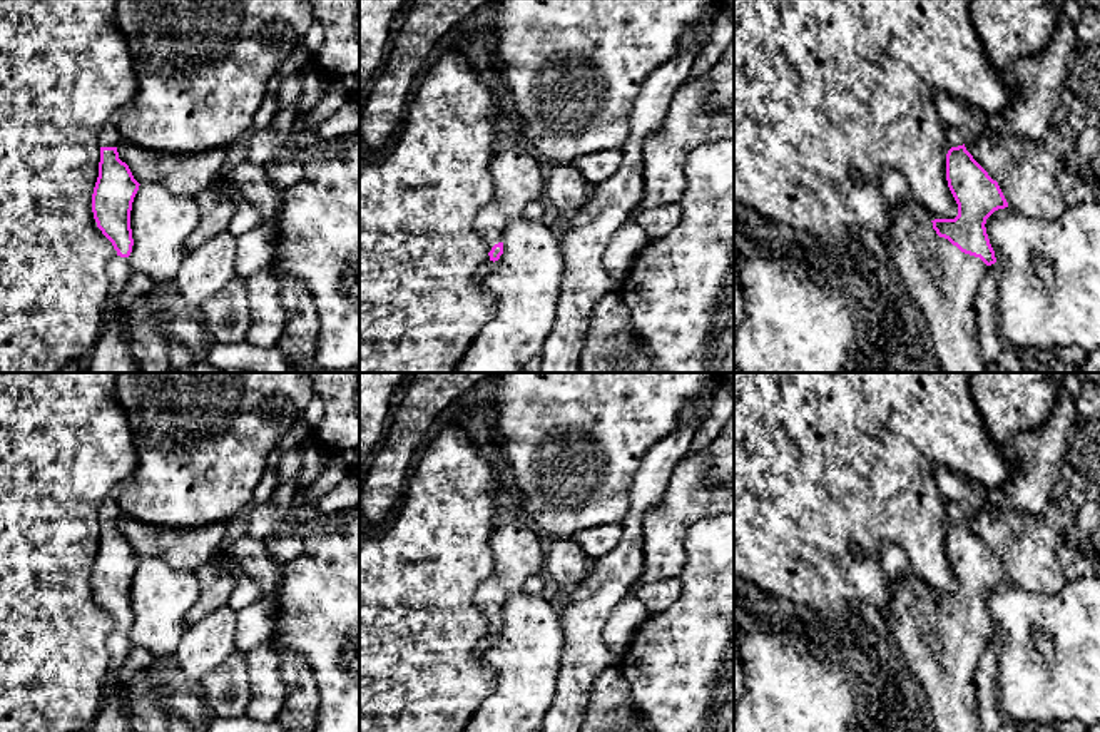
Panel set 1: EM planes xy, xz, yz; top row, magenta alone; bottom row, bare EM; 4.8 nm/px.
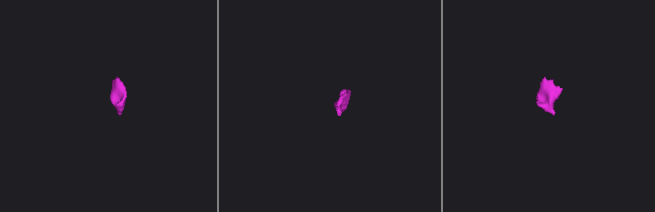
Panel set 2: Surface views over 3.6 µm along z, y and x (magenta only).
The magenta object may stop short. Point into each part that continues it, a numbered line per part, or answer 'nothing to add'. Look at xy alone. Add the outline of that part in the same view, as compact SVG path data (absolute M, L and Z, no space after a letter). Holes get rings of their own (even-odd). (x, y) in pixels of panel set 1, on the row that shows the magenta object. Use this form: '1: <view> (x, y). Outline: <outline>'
1: xy (109, 136). Outline: M119 109L109 117L109 120L105 122L105 125L99 134L100 147L119 147L119 144L122 142L120 130L119 130L122 115L124 115L124 110Z
2: xy (112, 353). Outline: M114 256L107 264L110 291L105 302L104 329L97 339L84 373L140 373L132 356L132 344L127 338L127 326L120 319L117 301L127 286L134 269L129 257Z

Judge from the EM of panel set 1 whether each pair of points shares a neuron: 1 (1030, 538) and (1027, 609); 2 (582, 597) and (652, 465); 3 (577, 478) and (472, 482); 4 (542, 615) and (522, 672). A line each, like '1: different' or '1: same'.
1: different
2: same
3: different
4: same

